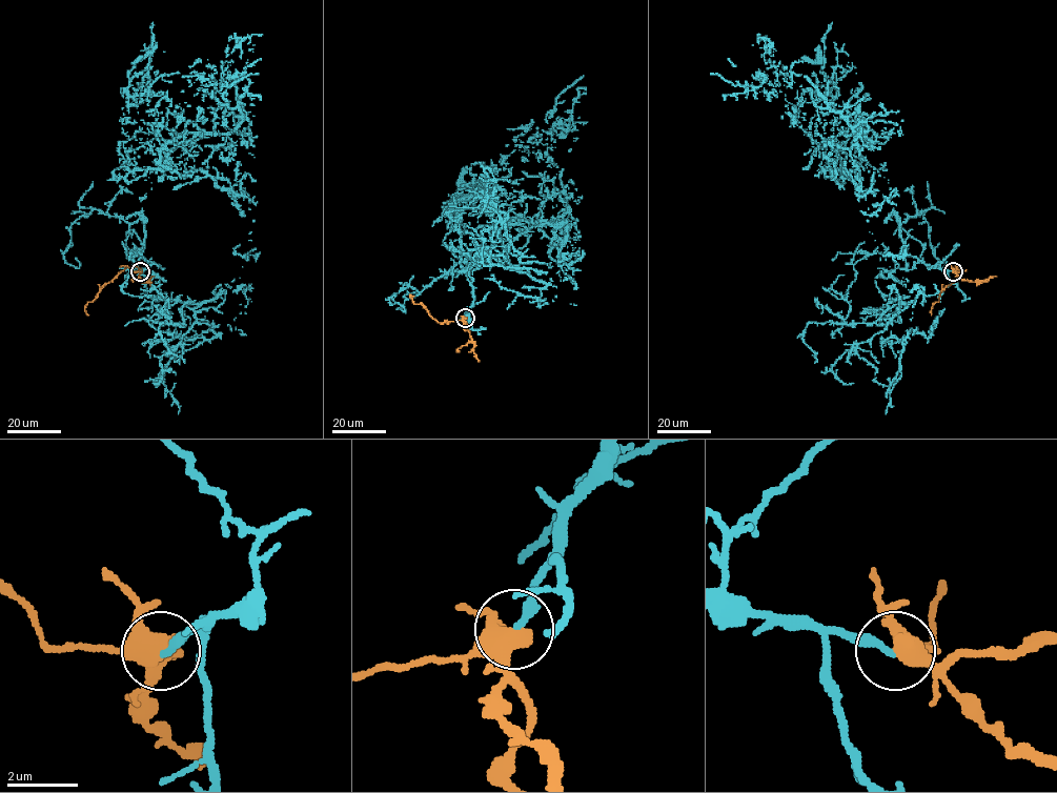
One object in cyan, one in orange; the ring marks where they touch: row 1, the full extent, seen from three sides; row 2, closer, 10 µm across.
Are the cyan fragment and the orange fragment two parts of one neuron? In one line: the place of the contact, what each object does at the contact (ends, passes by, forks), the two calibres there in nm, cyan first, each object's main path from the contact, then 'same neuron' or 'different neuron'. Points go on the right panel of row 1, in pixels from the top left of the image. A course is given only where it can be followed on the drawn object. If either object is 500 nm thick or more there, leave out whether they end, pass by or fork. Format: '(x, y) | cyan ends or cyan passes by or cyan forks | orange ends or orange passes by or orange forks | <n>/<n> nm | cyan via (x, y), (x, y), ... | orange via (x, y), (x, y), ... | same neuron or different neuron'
(953, 271) | cyan ends | orange forks | 190/400 nm | cyan via (953, 271), (905, 253), (883, 170), (837, 169), (841, 143), (758, 75), (726, 80), (728, 59) | orange via (953, 271), (957, 266), (958, 279), (944, 288), (938, 302), (931, 308), (931, 316) | same neuron

